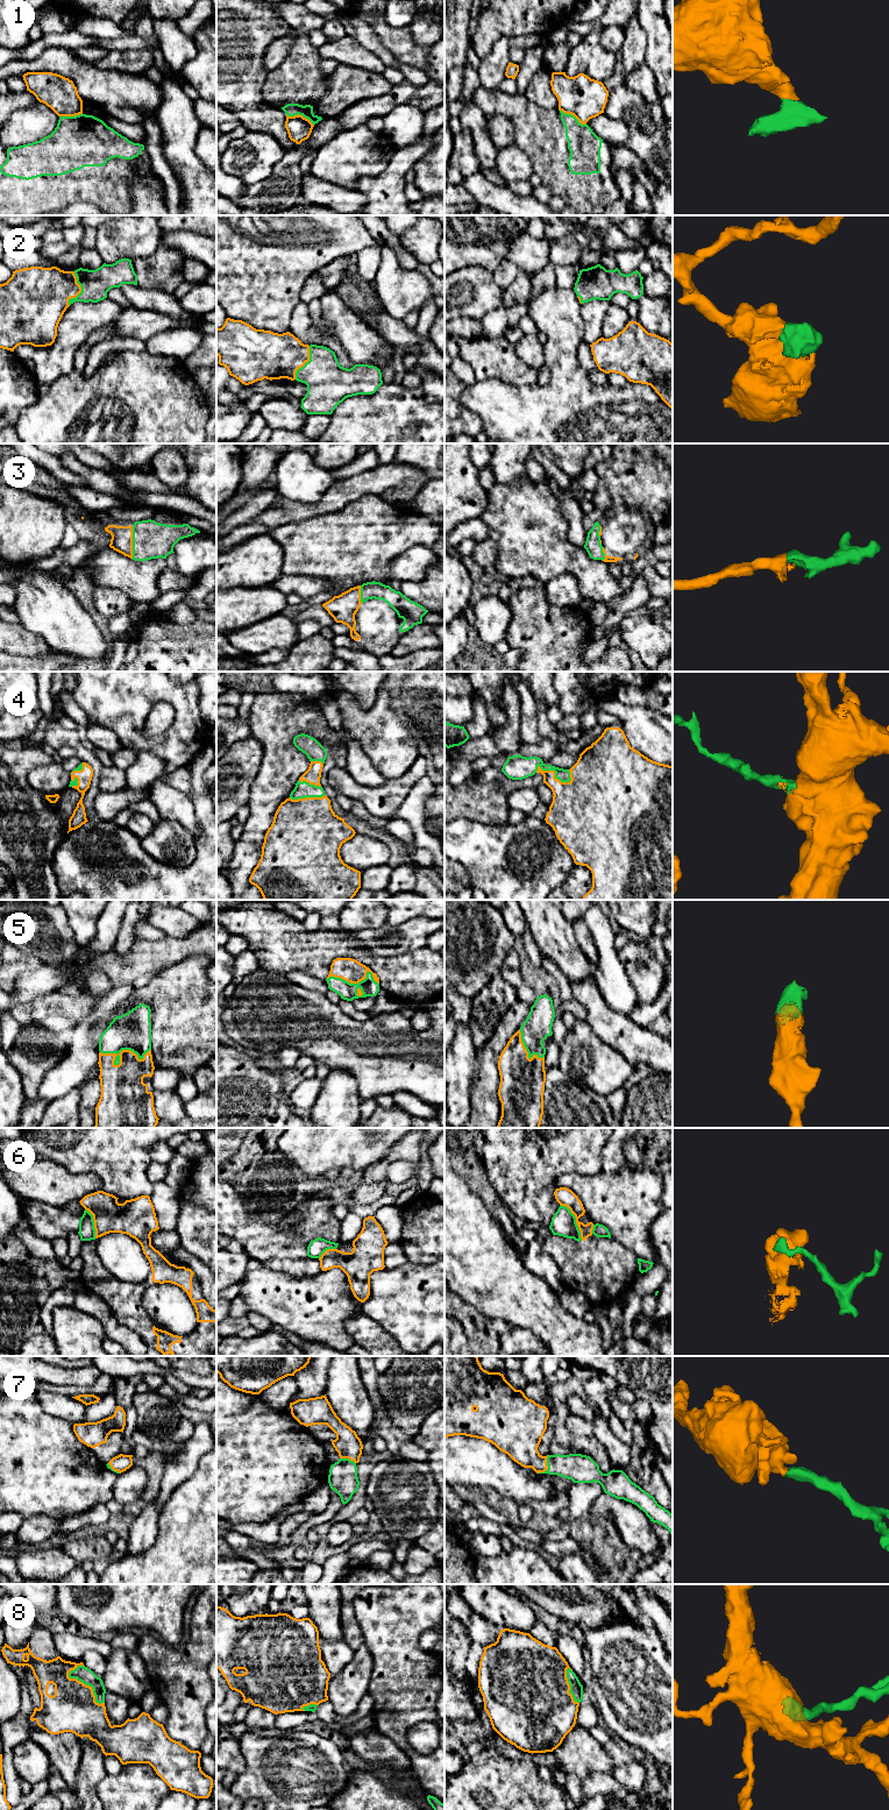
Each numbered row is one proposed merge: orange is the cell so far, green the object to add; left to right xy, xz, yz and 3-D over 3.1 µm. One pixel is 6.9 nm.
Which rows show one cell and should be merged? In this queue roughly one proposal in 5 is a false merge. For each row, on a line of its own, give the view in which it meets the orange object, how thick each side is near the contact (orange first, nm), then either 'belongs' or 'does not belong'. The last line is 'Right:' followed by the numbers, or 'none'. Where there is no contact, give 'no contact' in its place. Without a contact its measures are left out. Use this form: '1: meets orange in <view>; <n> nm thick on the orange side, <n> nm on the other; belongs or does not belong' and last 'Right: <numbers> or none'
1: meets orange in yz; 280 nm thick on the orange side, 220 nm on the other; does not belong
2: meets orange in xy; 340 nm thick on the orange side, 200 nm on the other; belongs
3: meets orange in xy; 150 nm thick on the orange side, 260 nm on the other; belongs
4: meets orange in yz; 320 nm thick on the orange side, 170 nm on the other; belongs
5: meets orange in xy; 300 nm thick on the orange side, 260 nm on the other; belongs
6: meets orange in yz; 120 nm thick on the orange side, 180 nm on the other; does not belong
7: meets orange in yz; 240 nm thick on the orange side, 200 nm on the other; belongs
8: meets orange in xy; 320 nm thick on the orange side, 110 nm on the other; belongs
Right: 2, 3, 4, 5, 7, 8

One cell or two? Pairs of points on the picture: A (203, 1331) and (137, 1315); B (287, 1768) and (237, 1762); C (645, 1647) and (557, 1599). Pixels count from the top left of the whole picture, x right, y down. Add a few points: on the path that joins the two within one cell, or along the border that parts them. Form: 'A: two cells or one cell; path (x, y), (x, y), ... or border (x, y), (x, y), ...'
A: one cell; path (186, 1342), (164, 1342), (151, 1332)
B: two cells; border (235, 1738), (244, 1760), (244, 1769), (240, 1774)
C: two cells; border (628, 1616), (597, 1627), (585, 1627), (583, 1630)

